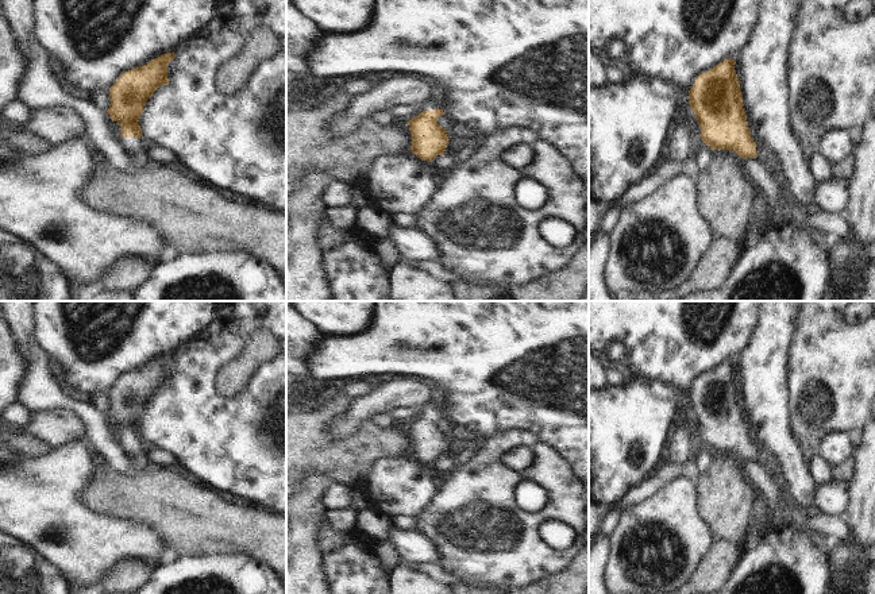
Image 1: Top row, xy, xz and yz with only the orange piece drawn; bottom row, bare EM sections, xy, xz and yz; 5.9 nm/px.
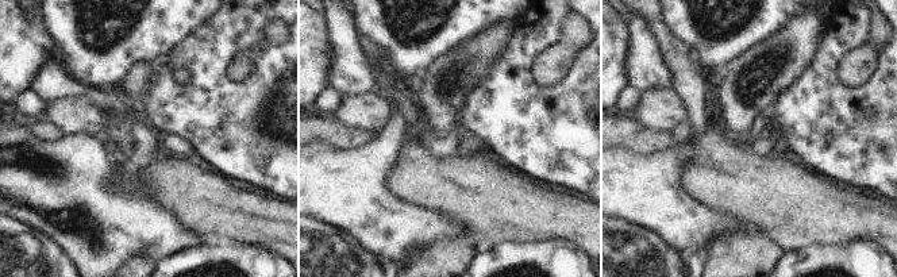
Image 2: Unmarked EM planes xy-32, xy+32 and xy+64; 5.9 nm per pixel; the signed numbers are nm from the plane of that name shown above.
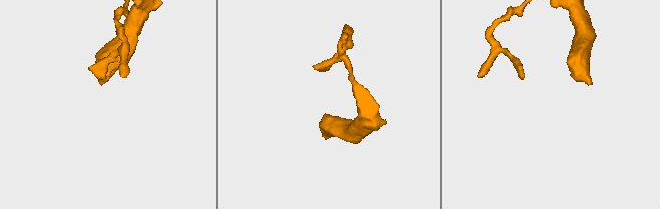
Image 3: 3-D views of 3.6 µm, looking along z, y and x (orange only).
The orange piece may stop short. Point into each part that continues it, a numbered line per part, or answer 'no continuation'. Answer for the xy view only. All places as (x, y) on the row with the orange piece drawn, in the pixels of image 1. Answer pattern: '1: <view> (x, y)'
1: xy (131, 145)

